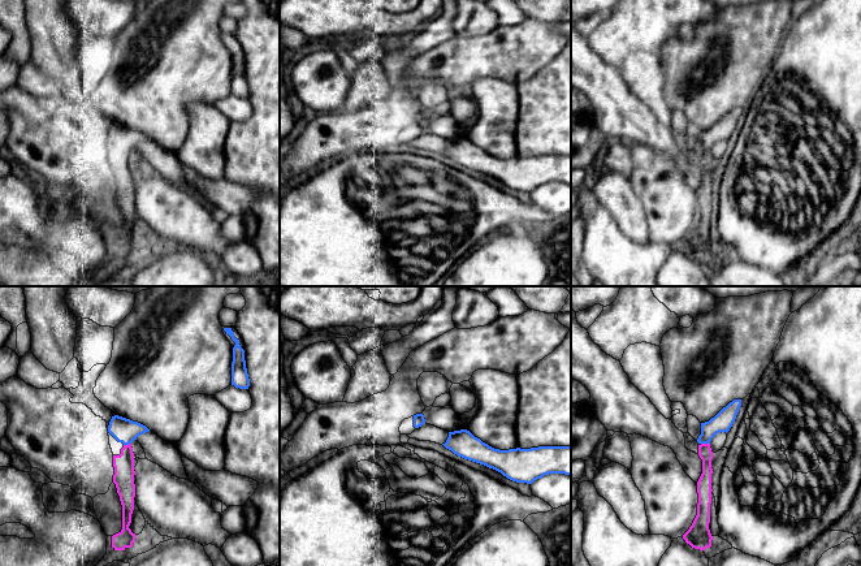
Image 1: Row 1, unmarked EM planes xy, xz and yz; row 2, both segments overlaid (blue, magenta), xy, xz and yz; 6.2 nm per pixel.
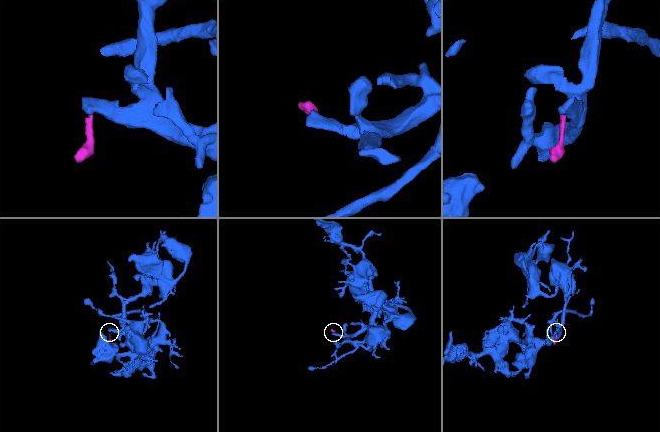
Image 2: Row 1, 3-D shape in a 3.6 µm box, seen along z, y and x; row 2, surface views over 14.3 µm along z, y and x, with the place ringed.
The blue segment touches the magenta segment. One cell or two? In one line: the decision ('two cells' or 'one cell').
one cell

